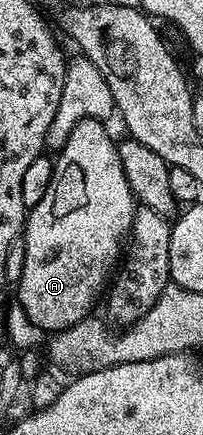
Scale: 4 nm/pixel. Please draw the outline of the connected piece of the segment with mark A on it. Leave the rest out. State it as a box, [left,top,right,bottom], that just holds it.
[17,119,136,331]

